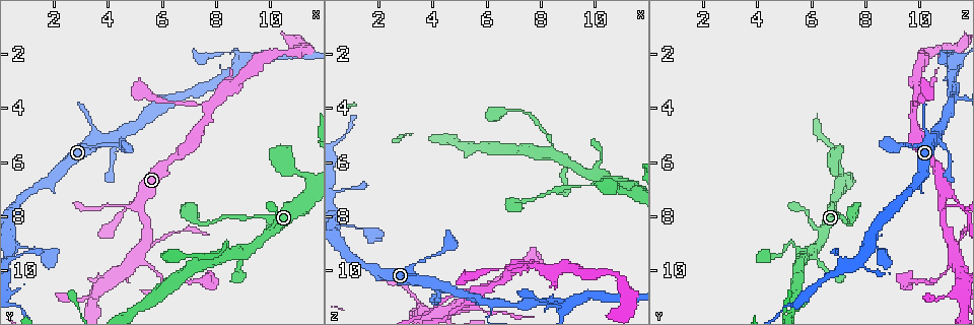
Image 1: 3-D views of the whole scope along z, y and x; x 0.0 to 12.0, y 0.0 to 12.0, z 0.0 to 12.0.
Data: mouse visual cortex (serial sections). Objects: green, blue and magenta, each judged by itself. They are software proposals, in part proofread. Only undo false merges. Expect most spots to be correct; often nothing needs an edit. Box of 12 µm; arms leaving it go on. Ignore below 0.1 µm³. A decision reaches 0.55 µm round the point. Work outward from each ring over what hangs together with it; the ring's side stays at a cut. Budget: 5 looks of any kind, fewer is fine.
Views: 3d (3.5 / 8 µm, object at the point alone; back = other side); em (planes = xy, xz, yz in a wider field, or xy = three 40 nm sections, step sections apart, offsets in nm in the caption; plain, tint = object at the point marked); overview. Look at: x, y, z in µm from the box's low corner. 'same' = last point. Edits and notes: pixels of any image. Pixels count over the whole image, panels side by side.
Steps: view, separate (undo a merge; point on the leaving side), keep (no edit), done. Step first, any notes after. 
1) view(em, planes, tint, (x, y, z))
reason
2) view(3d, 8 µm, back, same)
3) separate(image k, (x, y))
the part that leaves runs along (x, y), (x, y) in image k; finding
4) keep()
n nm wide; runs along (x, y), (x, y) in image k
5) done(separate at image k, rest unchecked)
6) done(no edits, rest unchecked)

view(3d, 3.5 µm, (4.9, 7.6, 10.9))
thick turns thin

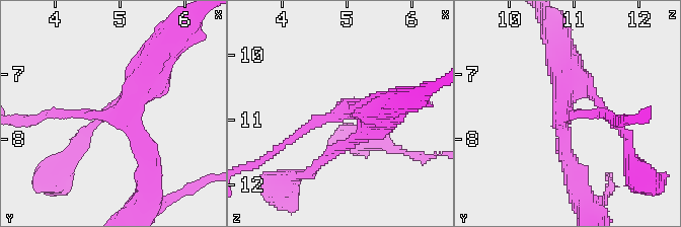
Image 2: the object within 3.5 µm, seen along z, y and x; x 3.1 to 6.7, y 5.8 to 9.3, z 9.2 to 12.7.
keep()
3 arms; arms of 150, 250, 500 nm; runs along (158, 52), (121, 114), (58, 114) in image 2; all the same cell

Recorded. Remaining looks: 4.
view(3d, 3.5 µm, (8.3, 9.4, 5.7))
side arm on a straight run

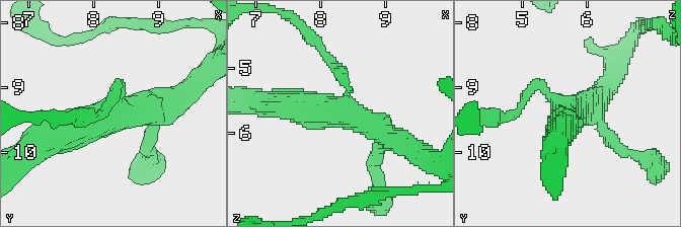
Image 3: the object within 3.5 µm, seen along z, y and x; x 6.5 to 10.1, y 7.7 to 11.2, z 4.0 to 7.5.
view(em, xy, step 3, tint, (8.35, 9.40, 5.65))
3 arms; arms of 150, 350, 450 nm; shape alone is not enough

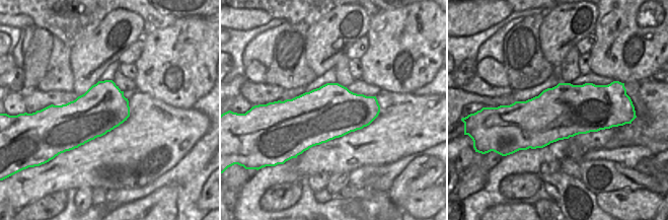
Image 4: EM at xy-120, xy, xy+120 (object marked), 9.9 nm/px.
view(em, planes, tint, same)

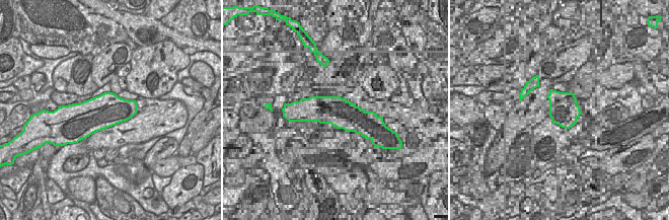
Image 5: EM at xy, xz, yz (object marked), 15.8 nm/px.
keep()
runs along (398, 142), (342, 110), (283, 102) in image 3; one cell here

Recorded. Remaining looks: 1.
done(no edits, rest unchecked)

